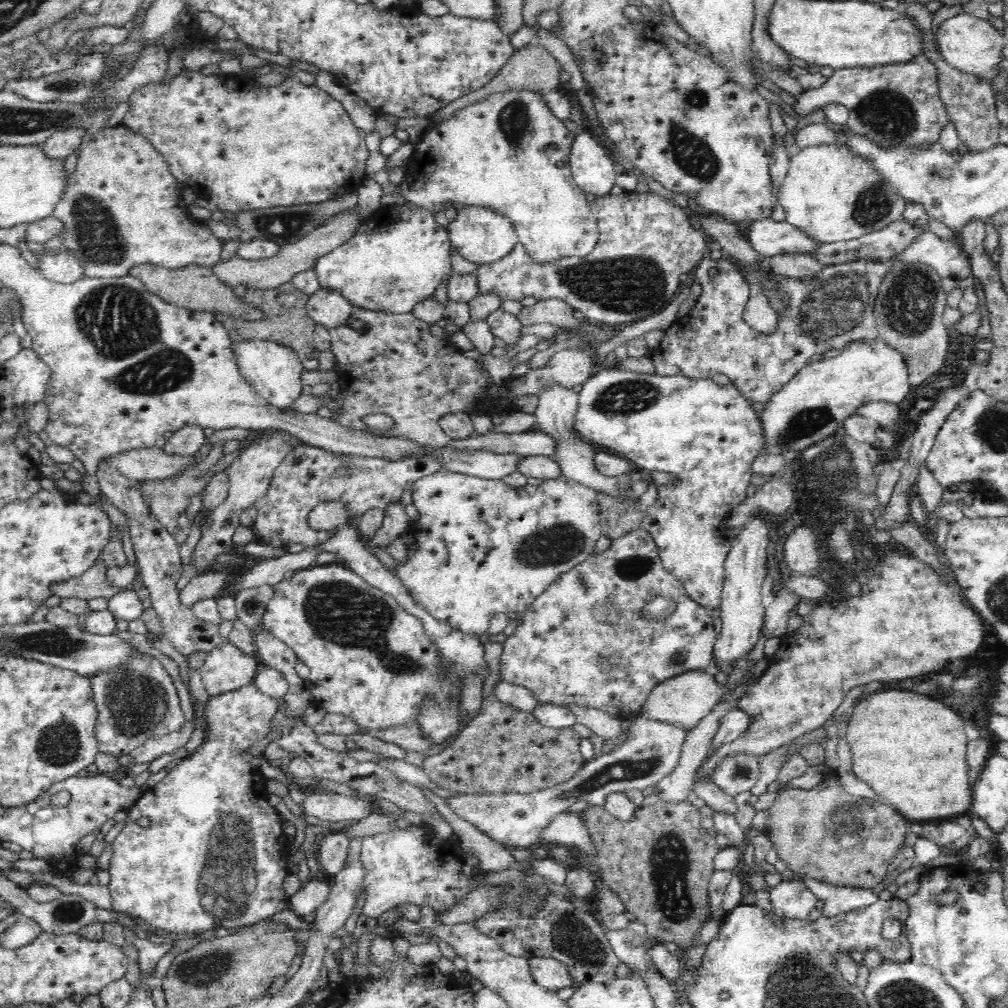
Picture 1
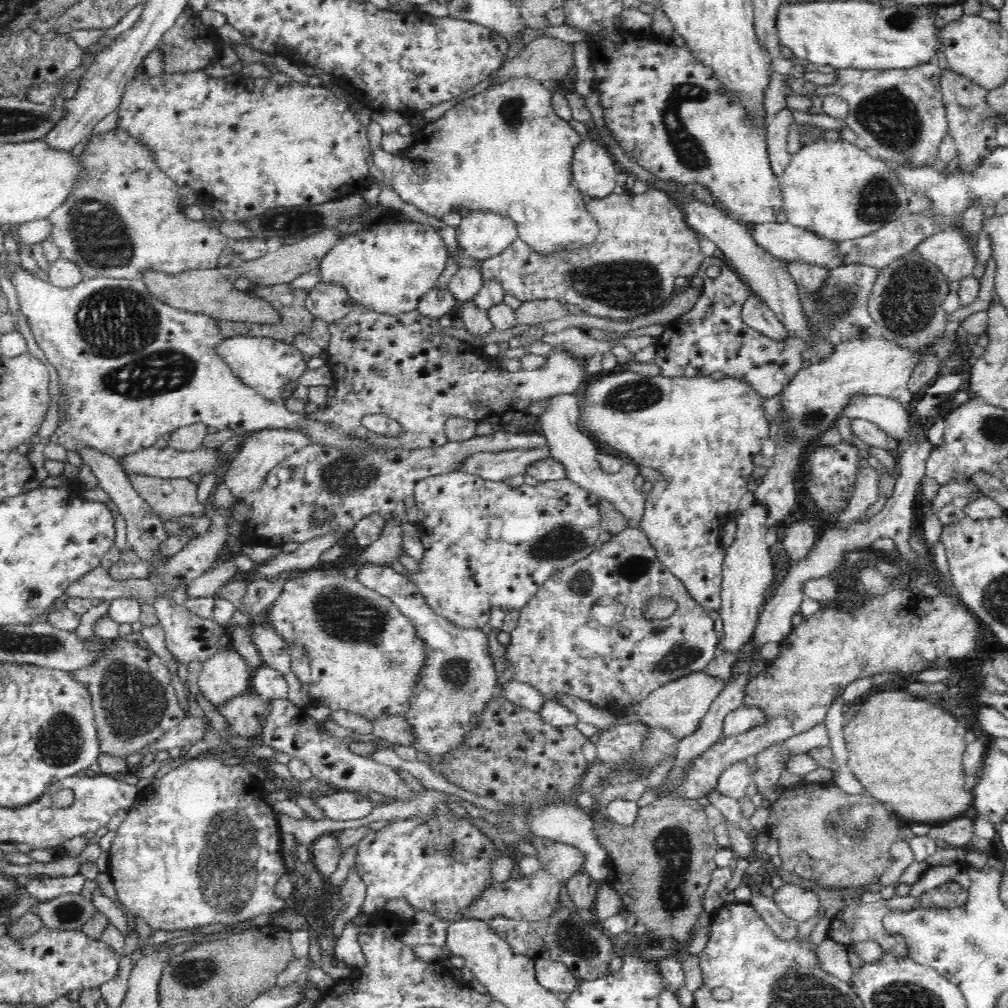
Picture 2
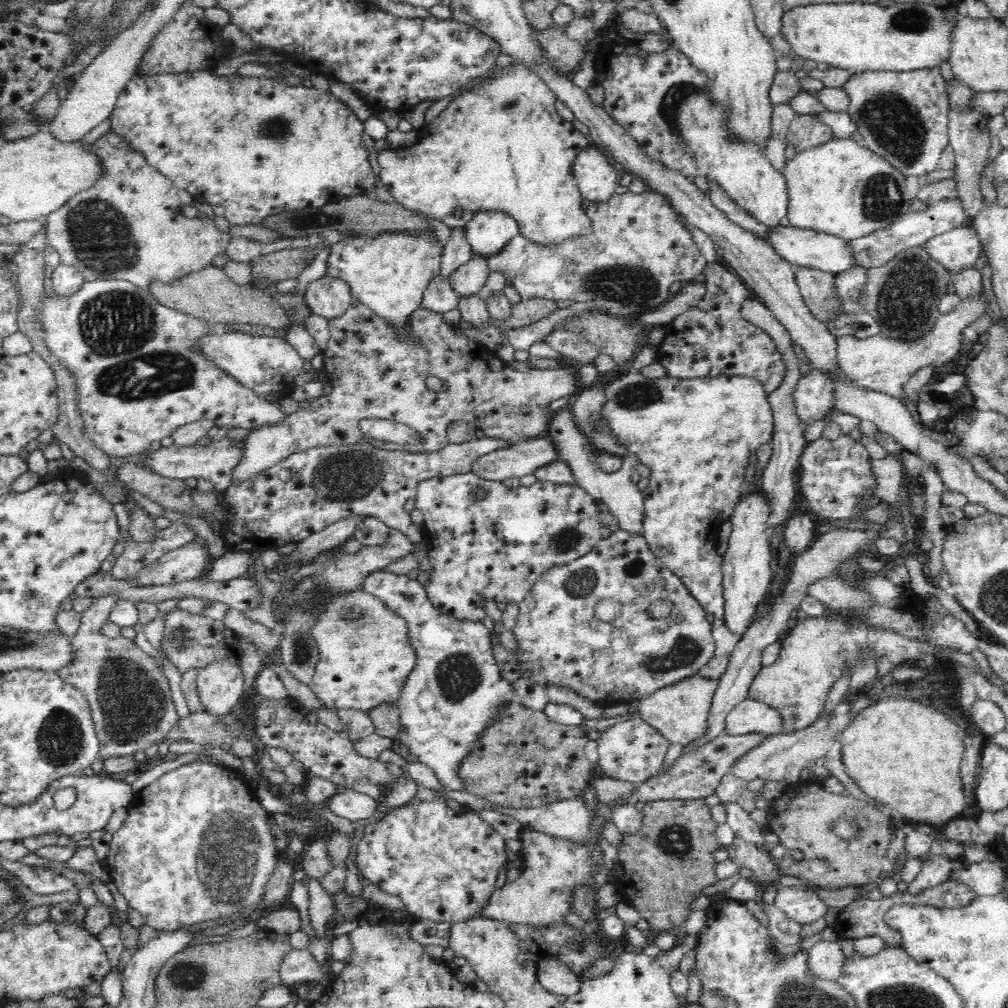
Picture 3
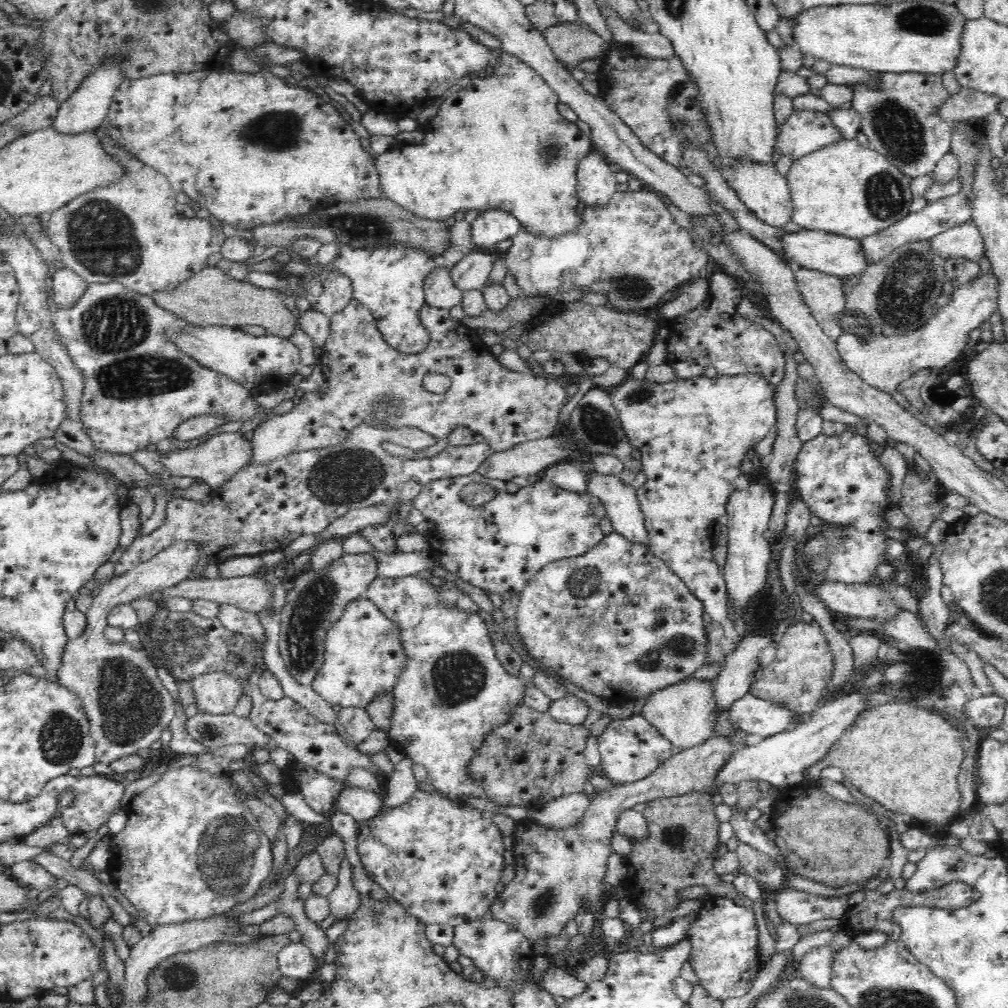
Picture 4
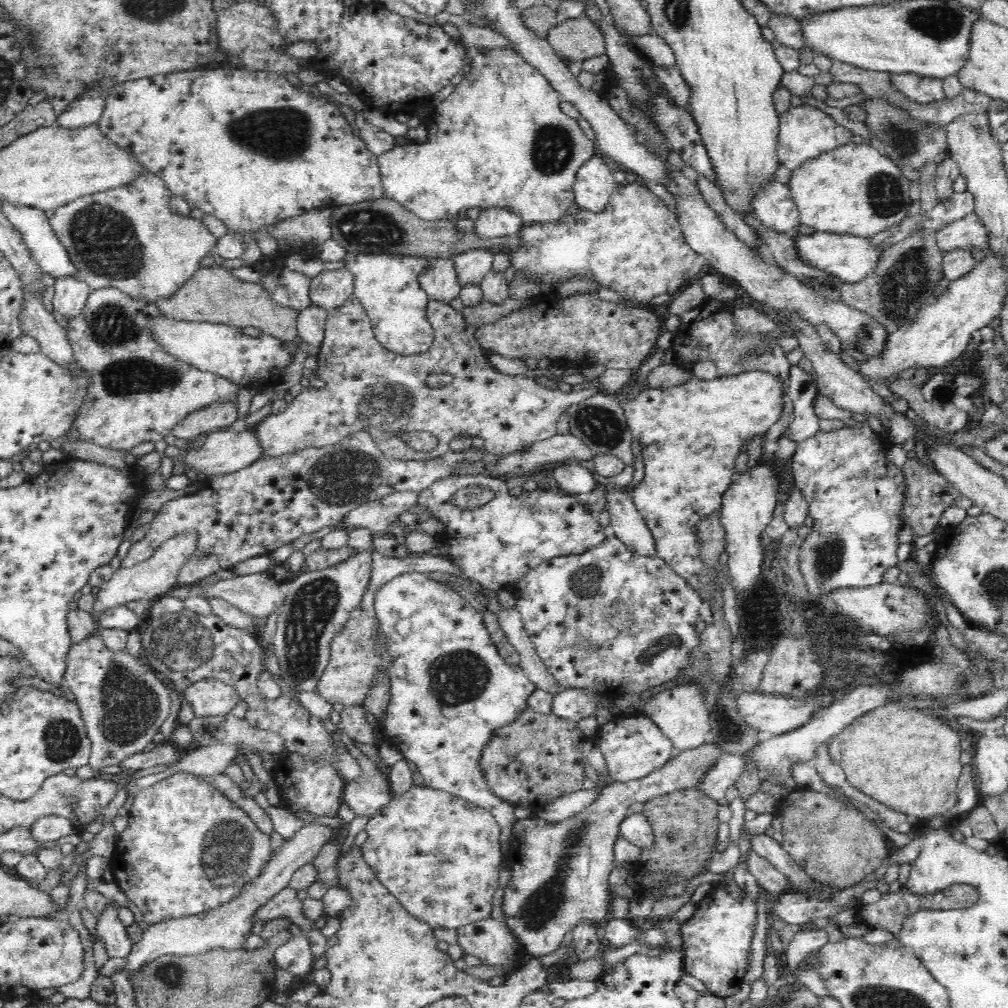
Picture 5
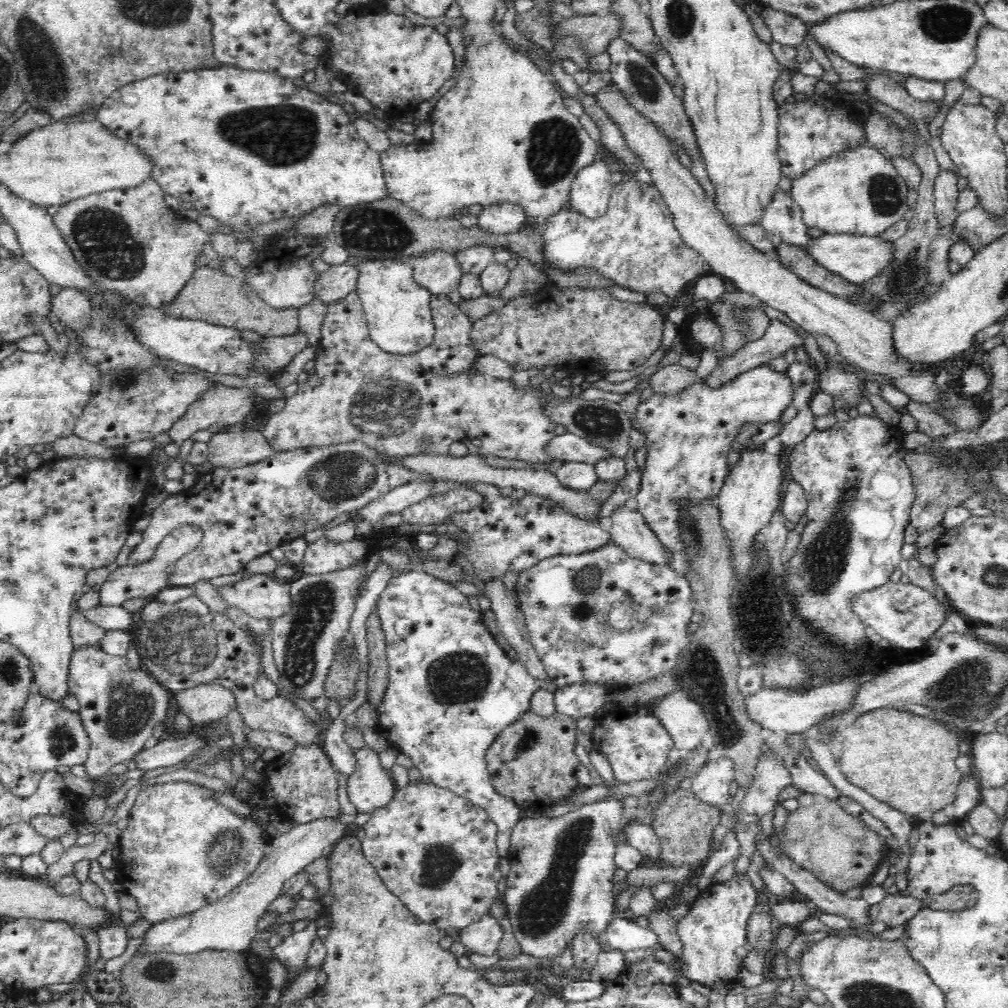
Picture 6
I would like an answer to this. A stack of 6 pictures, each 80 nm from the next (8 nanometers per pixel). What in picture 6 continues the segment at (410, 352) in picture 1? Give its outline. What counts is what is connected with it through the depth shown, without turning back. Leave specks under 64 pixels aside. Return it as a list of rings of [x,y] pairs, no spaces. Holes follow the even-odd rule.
[[[356,291],[331,302],[323,318],[321,337],[316,346],[316,366],[313,370],[322,382],[318,386],[302,384],[294,396],[285,400],[285,408],[266,420],[266,427],[261,431],[277,449],[277,453],[310,446],[324,447],[358,442],[378,454],[388,453],[392,457],[418,453],[435,455],[446,454],[448,447],[455,441],[480,439],[480,458],[506,458],[548,466],[554,462],[549,445],[557,436],[556,425],[546,418],[540,402],[604,399],[620,405],[622,400],[628,398],[628,394],[606,392],[592,387],[585,389],[580,398],[574,398],[574,395],[566,398],[540,397],[538,388],[528,393],[510,380],[482,375],[471,376],[470,367],[478,357],[469,345],[471,320],[446,294],[431,294],[430,306],[435,324],[432,344],[412,354],[392,354],[384,352],[370,340],[362,299]]]

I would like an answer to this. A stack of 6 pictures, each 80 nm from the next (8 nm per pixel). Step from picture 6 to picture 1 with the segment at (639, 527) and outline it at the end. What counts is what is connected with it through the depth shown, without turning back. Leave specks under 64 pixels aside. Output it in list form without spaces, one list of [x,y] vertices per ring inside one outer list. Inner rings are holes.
[[[549,386],[549,388],[539,397],[538,406],[534,412],[540,431],[556,441],[556,452],[553,459],[560,465],[563,475],[573,481],[578,482],[586,488],[595,490],[598,494],[605,494],[612,498],[620,498],[626,505],[634,505],[639,499],[633,495],[632,480],[630,471],[619,476],[609,477],[596,467],[595,453],[592,444],[586,441],[575,428],[575,420],[578,413],[579,394],[578,390],[565,390],[562,386]]]

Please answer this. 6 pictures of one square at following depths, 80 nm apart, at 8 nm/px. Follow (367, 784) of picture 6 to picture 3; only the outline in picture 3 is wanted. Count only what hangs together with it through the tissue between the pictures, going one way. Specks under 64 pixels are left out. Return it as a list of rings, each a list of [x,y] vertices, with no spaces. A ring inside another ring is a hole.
[[[343,788],[334,794],[327,806],[334,815],[356,821],[370,818],[379,803],[378,799],[372,796],[356,792],[351,788]]]

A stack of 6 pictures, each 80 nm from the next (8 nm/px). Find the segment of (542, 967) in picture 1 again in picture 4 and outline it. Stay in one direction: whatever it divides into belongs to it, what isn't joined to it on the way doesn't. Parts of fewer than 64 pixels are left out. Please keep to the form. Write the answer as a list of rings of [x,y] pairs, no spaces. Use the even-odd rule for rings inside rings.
[[[560,962],[555,965],[552,963],[550,968],[546,970],[544,974],[542,987],[545,989],[552,997],[562,997],[565,999],[572,999],[585,994],[585,991],[588,989],[588,984],[579,980],[574,975],[570,974],[566,967]]]

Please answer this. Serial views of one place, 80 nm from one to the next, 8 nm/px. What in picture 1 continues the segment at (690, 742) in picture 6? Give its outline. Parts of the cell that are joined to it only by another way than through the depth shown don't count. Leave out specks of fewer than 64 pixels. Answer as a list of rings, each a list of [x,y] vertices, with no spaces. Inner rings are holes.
[[[698,669],[668,678],[666,682],[655,686],[643,705],[639,708],[639,718],[669,724],[680,730],[690,731],[716,706],[728,689],[716,682],[714,672],[710,669]]]

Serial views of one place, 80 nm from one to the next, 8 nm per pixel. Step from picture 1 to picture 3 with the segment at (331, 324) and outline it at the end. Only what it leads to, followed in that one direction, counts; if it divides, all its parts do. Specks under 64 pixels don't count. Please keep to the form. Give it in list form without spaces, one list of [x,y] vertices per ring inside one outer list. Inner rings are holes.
[[[326,274],[309,283],[304,299],[310,312],[330,320],[344,314],[354,298],[346,280]]]

